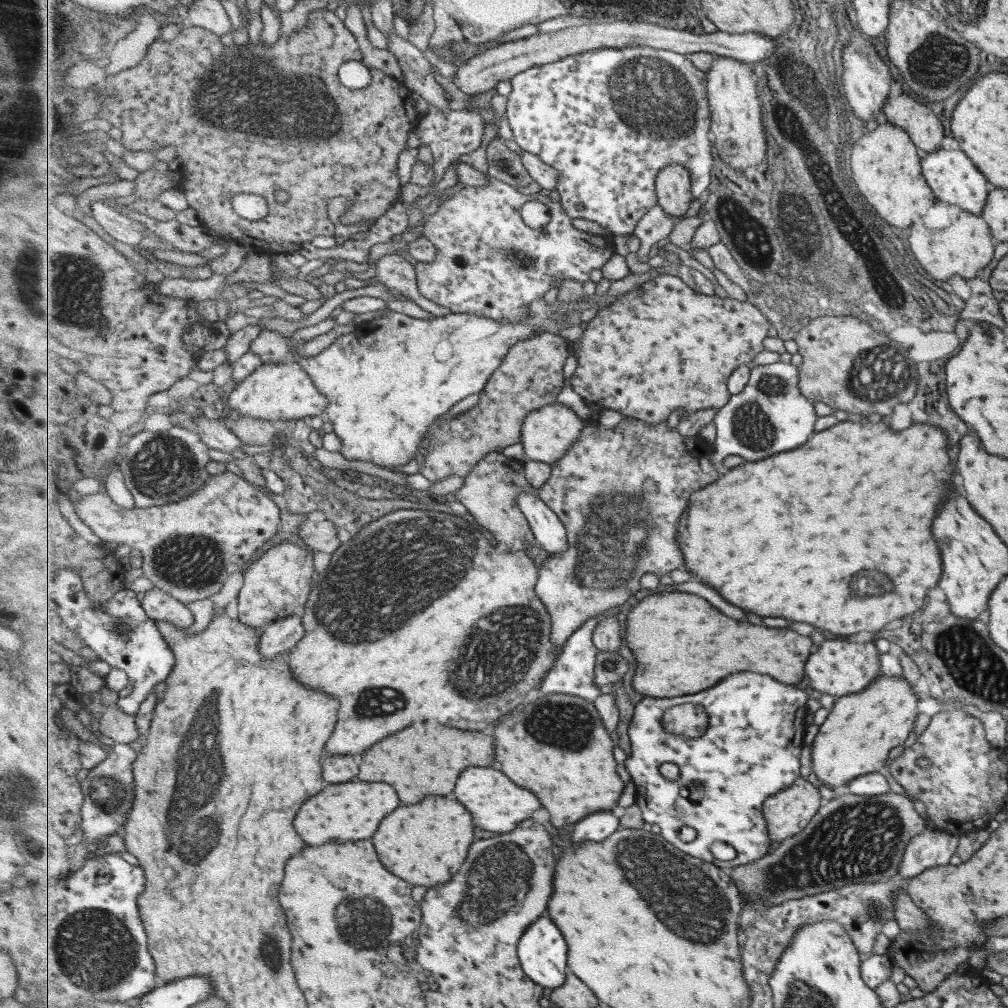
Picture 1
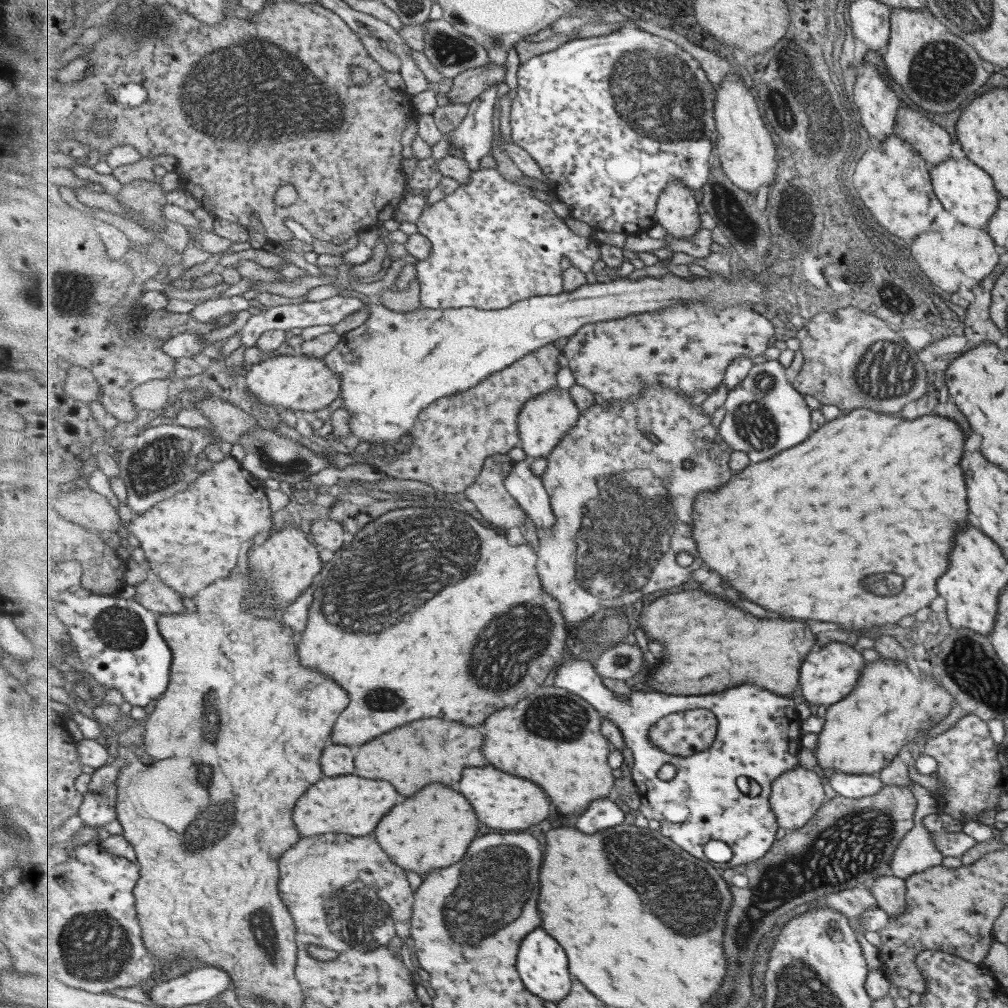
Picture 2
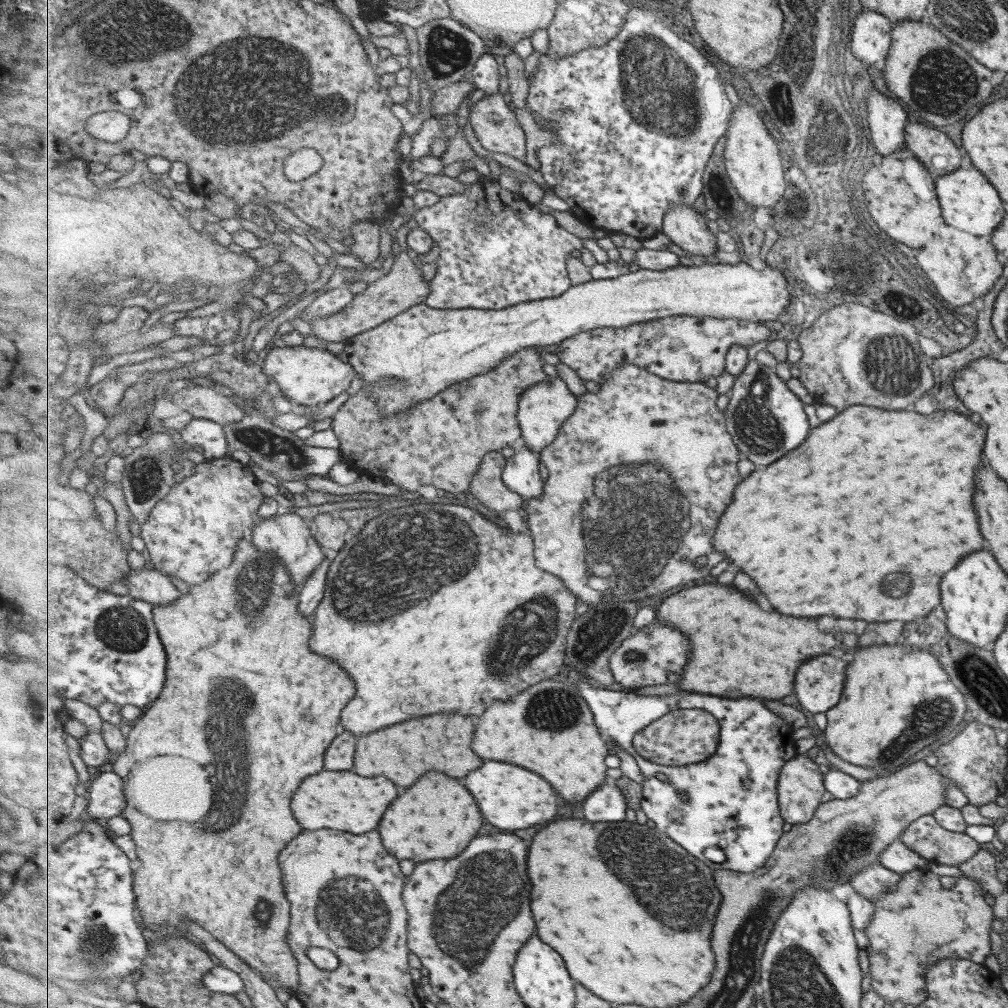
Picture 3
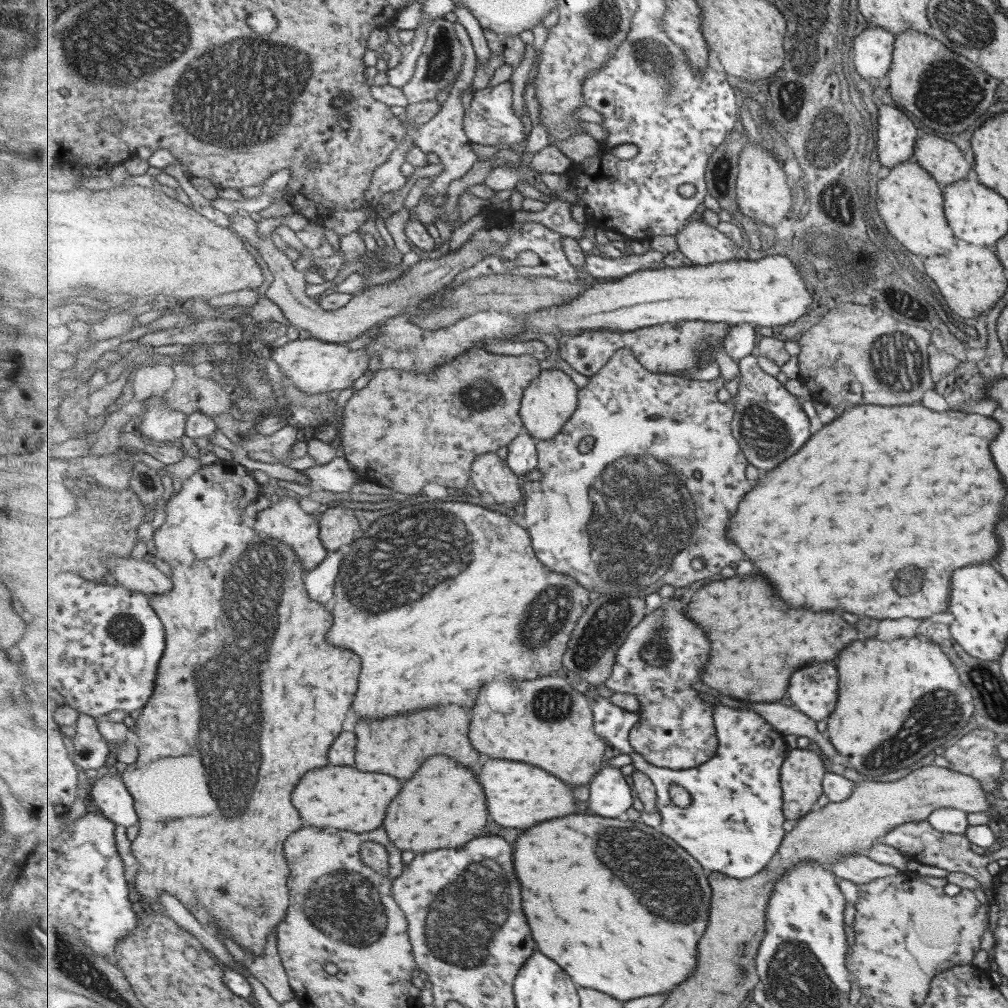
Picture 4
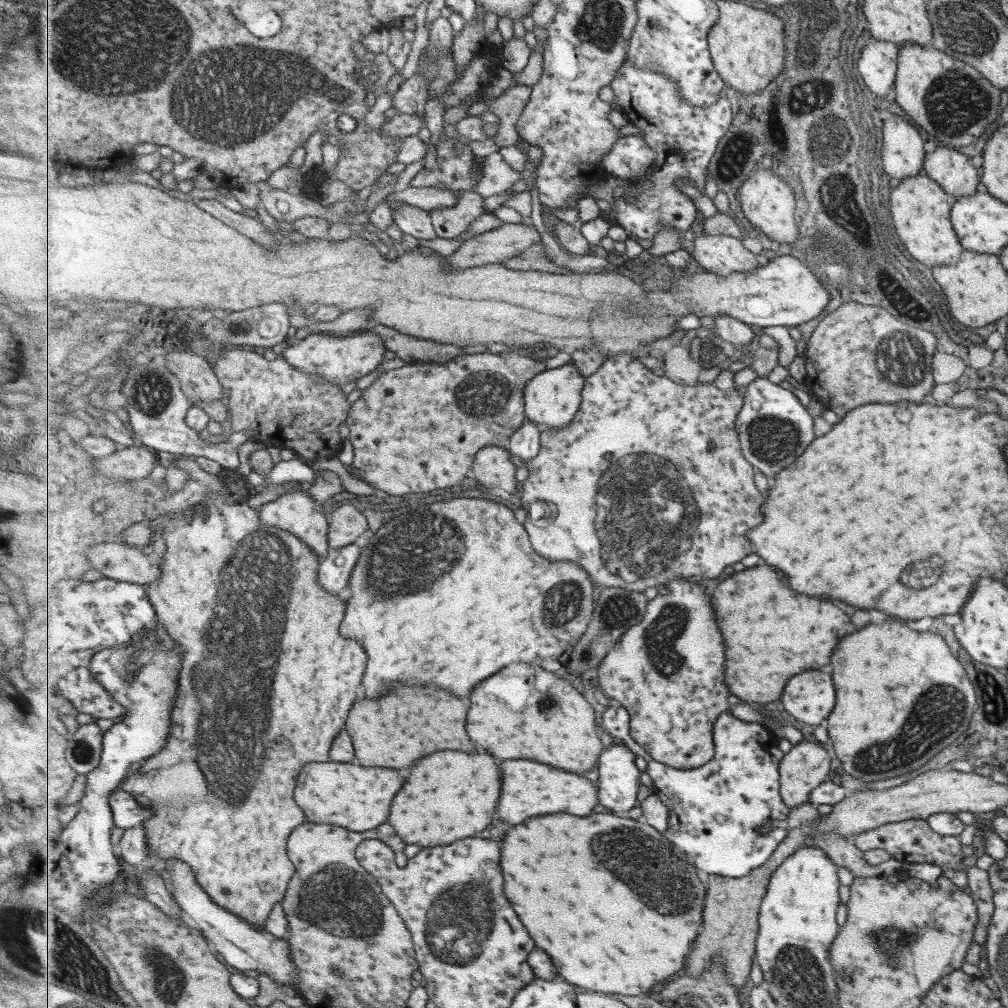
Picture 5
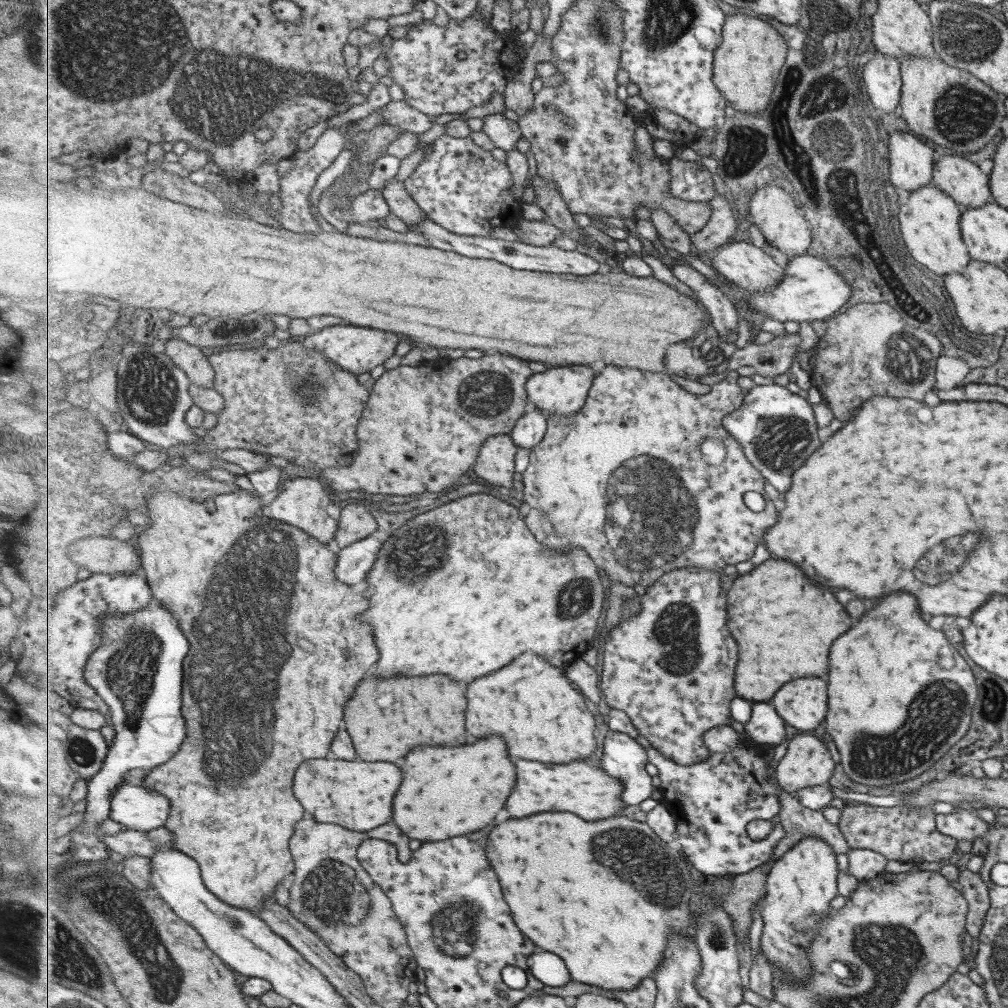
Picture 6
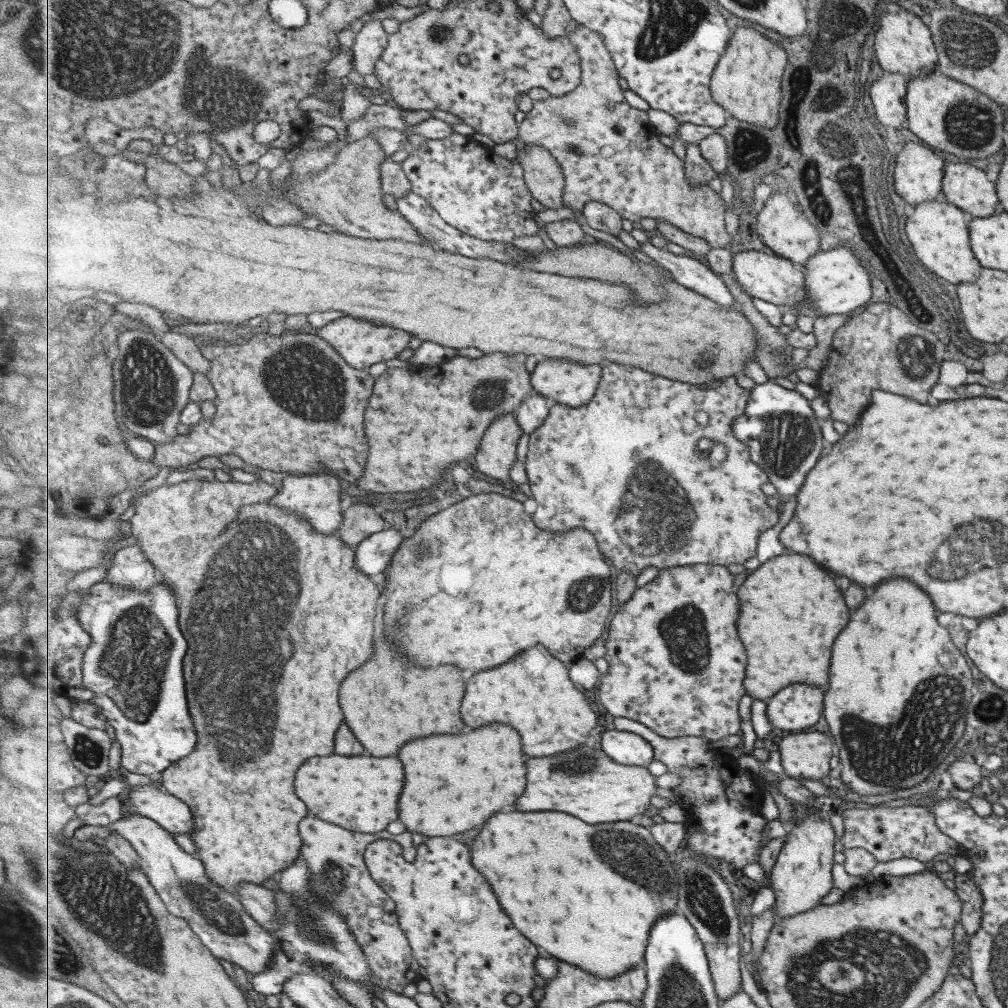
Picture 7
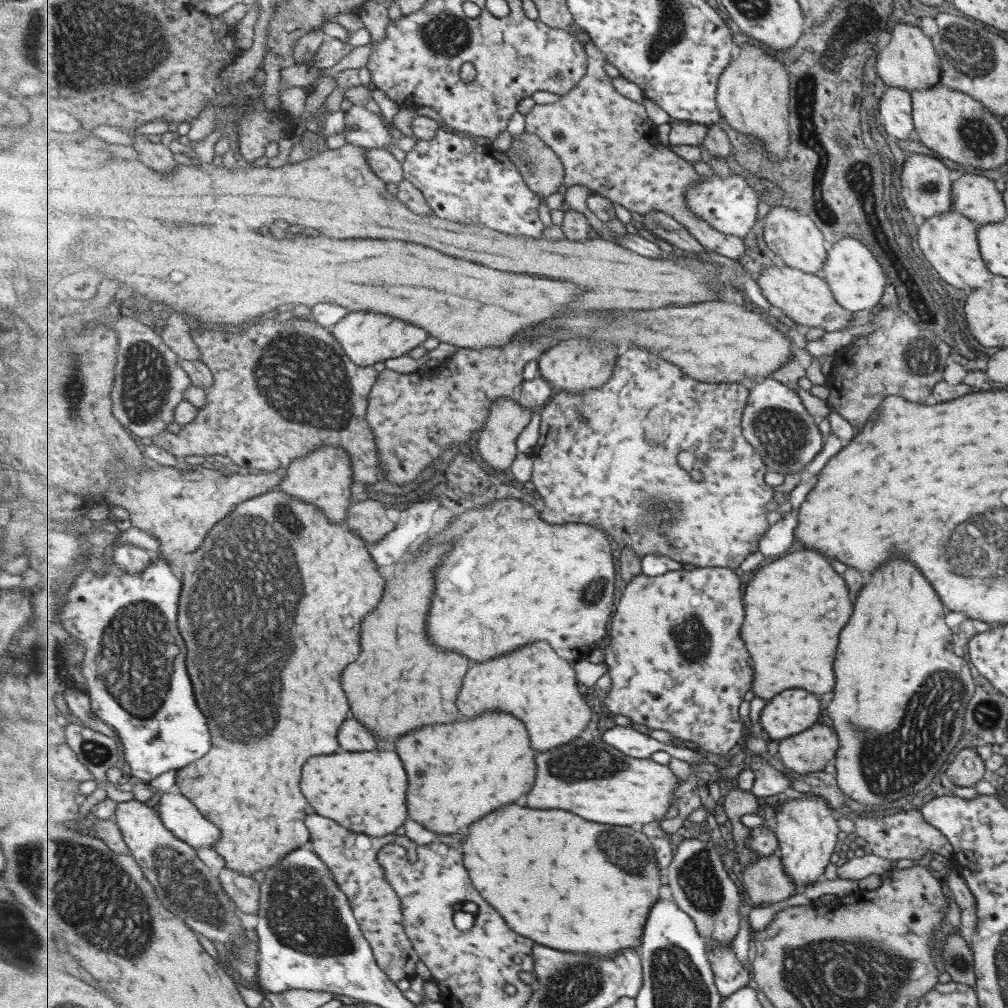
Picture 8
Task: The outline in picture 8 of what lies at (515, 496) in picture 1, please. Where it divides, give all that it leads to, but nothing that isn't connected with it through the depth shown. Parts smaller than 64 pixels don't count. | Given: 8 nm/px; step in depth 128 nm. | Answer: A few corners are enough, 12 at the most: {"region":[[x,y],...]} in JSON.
{"region":[[517,397],[492,404],[477,449],[502,475],[534,412]]}

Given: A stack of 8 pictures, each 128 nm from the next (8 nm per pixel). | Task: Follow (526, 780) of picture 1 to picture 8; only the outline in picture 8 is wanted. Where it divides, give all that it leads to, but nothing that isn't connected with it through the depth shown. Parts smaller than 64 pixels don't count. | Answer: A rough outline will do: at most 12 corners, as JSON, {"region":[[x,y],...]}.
{"region":[[549,642],[475,664],[457,706],[505,710],[535,750],[593,718],[574,664]]}

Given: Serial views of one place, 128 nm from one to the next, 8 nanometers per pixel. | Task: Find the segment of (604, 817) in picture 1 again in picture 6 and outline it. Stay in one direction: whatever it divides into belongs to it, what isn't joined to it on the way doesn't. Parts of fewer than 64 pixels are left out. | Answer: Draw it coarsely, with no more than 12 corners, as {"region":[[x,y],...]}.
{"region":[[609,730],[601,766],[625,784],[622,799],[641,804],[655,792],[647,749]]}

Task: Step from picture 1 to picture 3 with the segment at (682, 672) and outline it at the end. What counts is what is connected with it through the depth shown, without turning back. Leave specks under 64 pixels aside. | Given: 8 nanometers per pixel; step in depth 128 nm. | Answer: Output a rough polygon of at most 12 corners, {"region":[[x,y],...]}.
{"region":[[705,584],[655,621],[693,640],[681,686],[713,696],[793,694],[805,660],[849,632]]}

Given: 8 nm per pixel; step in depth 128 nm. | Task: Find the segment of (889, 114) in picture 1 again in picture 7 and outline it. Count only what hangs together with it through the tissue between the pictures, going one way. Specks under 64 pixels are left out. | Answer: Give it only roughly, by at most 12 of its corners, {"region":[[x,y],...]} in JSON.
{"region":[[968,163],[944,165],[941,196],[968,217],[999,209],[995,183]]}

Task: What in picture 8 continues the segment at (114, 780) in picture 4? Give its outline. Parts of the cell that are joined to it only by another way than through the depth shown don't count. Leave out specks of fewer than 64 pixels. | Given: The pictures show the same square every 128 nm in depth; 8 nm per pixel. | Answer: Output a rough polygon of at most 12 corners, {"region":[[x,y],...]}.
{"region":[[184,794],[155,806],[165,826],[193,848],[213,848],[222,830]]}

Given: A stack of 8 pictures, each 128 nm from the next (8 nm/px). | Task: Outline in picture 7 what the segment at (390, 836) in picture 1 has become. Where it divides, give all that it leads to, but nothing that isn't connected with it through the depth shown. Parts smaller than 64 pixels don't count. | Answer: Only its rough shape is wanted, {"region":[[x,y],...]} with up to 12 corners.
{"region":[[491,724],[401,748],[409,832],[453,836],[527,786],[521,734]]}

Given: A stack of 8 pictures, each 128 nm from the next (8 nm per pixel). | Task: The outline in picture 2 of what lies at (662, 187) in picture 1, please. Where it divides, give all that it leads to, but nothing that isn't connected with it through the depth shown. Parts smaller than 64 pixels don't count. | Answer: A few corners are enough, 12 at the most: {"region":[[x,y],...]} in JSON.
{"region":[[682,180],[660,196],[656,218],[675,239],[693,239],[701,203]]}

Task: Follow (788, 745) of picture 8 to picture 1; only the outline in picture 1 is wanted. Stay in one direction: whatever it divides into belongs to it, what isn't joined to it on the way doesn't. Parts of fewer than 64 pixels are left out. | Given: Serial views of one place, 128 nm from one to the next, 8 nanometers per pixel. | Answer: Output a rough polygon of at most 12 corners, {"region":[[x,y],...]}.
{"region":[[806,778],[770,796],[773,841],[799,835],[819,808]]}

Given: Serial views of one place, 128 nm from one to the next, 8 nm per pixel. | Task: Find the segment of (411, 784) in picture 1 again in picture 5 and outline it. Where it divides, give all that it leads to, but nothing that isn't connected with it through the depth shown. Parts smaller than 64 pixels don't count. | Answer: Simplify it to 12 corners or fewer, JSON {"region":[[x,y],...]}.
{"region":[[401,688],[349,714],[363,766],[475,752],[461,698]]}

